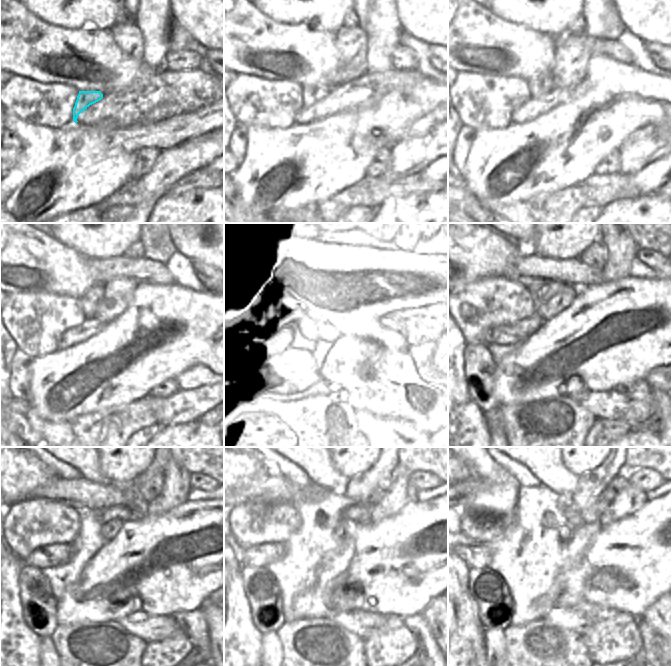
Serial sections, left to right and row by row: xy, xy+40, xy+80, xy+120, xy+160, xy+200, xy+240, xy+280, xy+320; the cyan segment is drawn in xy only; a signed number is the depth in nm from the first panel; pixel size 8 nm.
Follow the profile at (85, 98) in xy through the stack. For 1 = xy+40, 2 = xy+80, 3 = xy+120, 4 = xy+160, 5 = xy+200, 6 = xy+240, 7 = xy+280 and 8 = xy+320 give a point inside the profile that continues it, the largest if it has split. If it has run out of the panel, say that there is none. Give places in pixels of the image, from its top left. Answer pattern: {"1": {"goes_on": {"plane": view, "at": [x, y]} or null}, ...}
{"1": {"goes_on": {"plane": "xy+40", "at": [311, 93]}}, "2": {"goes_on": {"plane": "xy+80", "at": [542, 84]}}, "3": {"goes_on": {"plane": "xy+120", "at": [90, 302]}}, "4": {"goes_on": {"plane": "xy+160", "at": [316, 294]}}, "5": {"goes_on": {"plane": "xy+200", "at": [543, 293]}}, "6": {"goes_on": {"plane": "xy+240", "at": [123, 513]}}, "7": {"goes_on": {"plane": "xy+280", "at": [356, 512]}}, "8": {"goes_on": {"plane": "xy+320", "at": [573, 515]}}}

